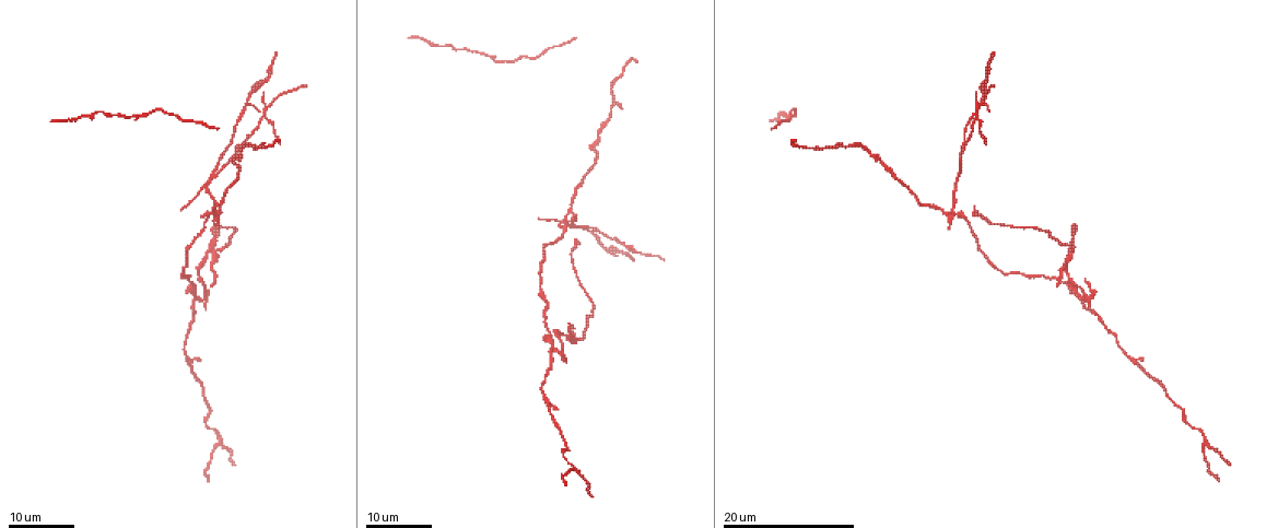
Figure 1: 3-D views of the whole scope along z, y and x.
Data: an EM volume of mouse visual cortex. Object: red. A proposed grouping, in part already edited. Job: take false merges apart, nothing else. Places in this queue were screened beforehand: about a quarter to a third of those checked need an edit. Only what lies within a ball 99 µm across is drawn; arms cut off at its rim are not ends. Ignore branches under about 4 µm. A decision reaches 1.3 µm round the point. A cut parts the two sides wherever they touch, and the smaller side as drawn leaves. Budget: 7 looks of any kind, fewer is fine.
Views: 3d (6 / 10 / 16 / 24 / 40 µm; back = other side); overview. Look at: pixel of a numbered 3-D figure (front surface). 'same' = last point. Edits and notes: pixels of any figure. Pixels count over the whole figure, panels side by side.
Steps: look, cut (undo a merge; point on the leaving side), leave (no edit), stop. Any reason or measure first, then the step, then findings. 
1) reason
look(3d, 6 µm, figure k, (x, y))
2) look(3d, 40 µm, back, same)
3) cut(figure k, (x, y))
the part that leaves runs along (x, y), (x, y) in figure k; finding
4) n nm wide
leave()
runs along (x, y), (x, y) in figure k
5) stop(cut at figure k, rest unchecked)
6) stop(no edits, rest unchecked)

arms part here
look(3d, 24 µm, figure 1, (219, 443))

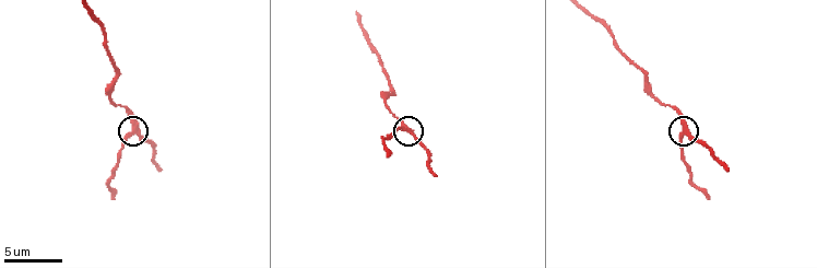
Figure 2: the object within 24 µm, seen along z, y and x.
look(3d, 6 µm, figure 2, (685, 132))

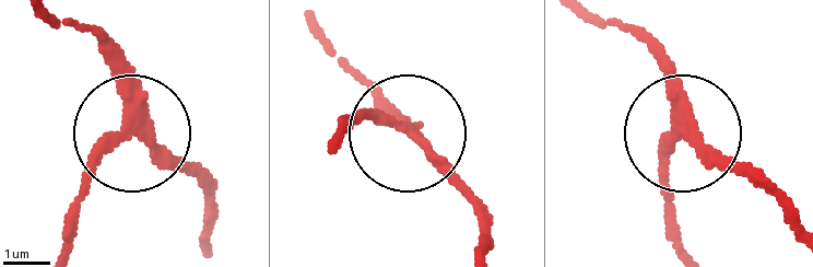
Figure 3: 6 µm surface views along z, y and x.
cut(figure 3, (82, 198))
the part that leaves runs along (126, 135), (86, 189), (67, 248) in figure 3; two neurons meet here

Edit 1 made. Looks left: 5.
sudden change in width
look(3d, 6 µm, figure 2, (117, 71))

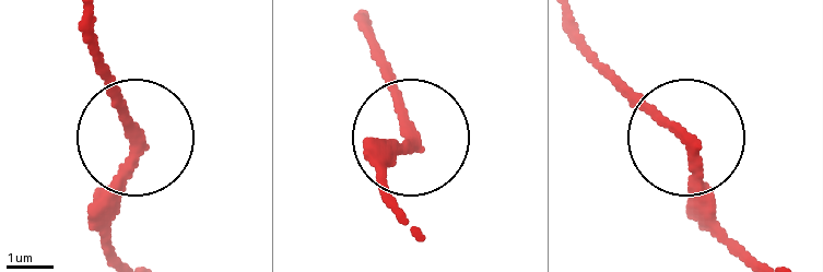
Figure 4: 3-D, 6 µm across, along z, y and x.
look(3d, 6 µm, back, figure 4, (131, 133))

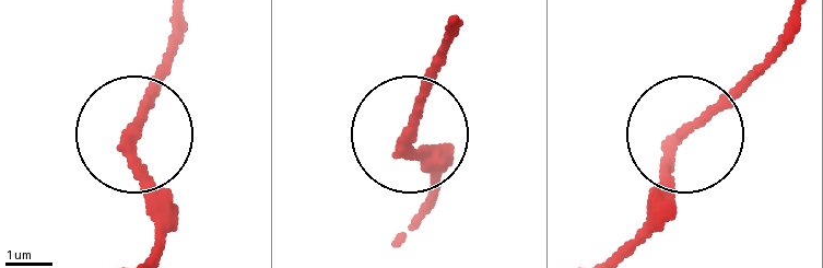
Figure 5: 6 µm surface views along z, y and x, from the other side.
230 nm wide
leave()
continuous, no second neuron

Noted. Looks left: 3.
three arms meet
look(3d, 24 µm, figure 1, (1082, 304))

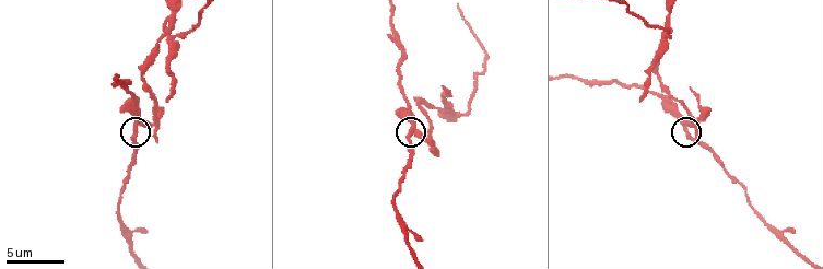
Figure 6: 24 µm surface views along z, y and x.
closer look
look(3d, 6 µm, figure 6, (684, 128))

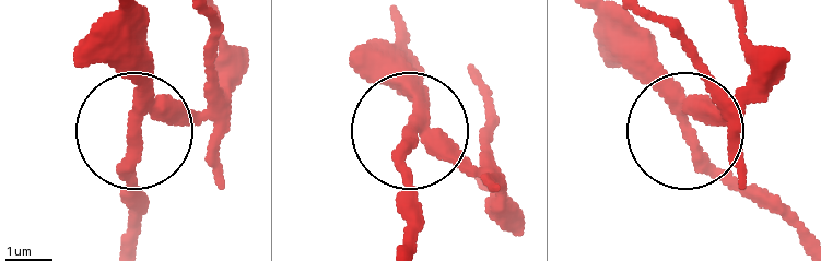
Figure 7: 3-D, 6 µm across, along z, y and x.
310 nm wide
cut(figure 7, (210, 66))
the part that leaves runs along (429, 131), (483, 155), (483, 96) in figure 7; a second neuron is stuck on

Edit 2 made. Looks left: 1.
stop(cut at figure 3, cut at figure 7, rest unchecked)

